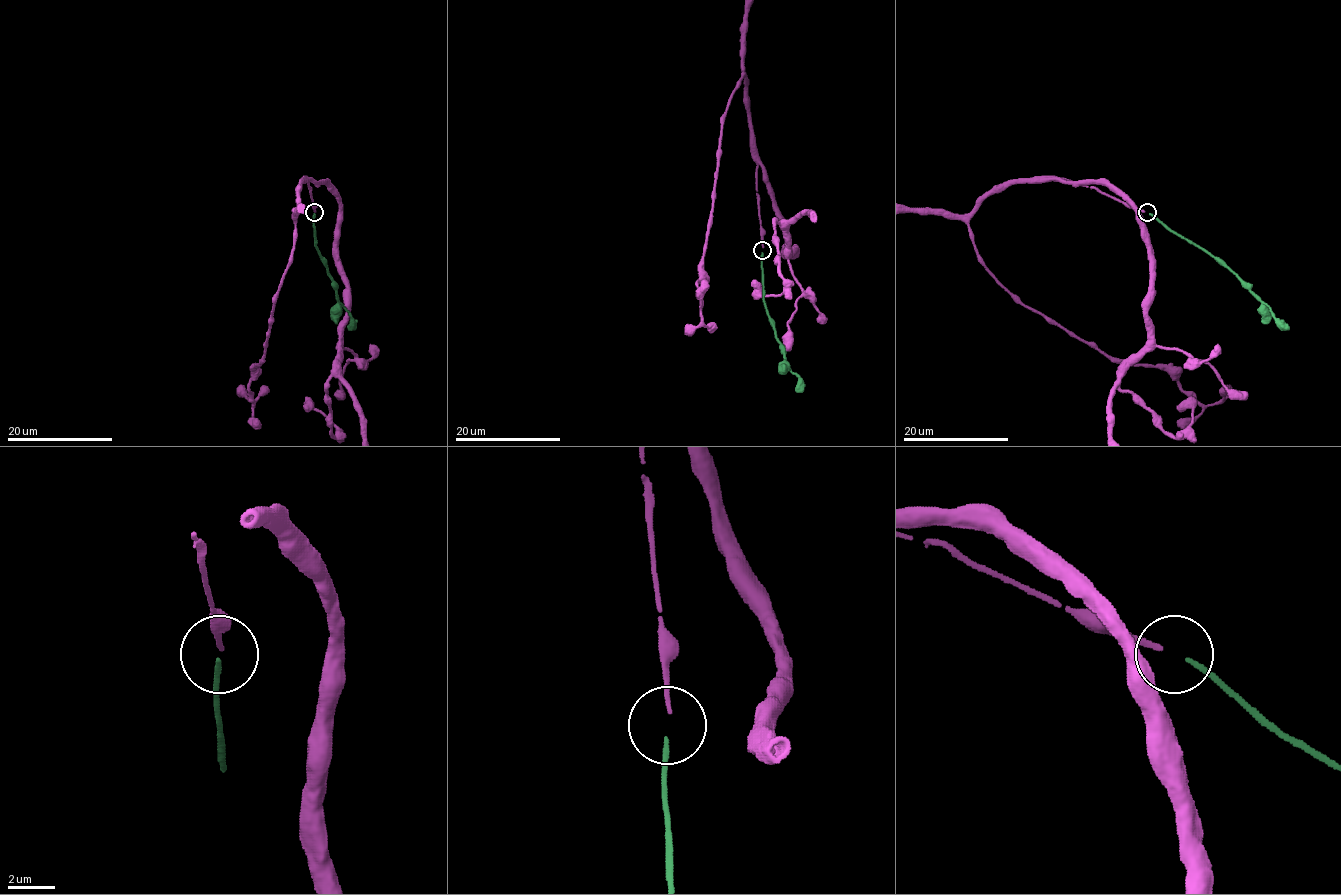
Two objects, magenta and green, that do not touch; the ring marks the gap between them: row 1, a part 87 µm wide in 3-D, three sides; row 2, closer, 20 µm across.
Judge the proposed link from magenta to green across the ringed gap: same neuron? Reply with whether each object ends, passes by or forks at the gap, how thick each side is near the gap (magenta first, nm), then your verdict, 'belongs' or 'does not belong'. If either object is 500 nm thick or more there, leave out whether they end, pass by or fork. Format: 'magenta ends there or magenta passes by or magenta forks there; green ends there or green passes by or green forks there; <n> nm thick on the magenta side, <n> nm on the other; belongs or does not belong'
magenta ends there; green ends there; 200 nm thick on the magenta side, 200 nm on the other; belongs

